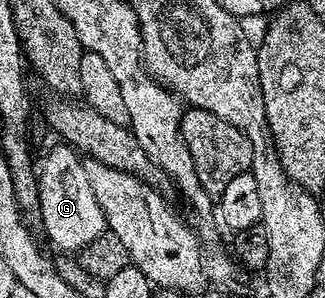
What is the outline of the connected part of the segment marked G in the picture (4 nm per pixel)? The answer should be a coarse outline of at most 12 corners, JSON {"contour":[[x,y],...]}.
{"contour":[[48,152],[39,220],[63,252],[106,231],[82,157]]}

